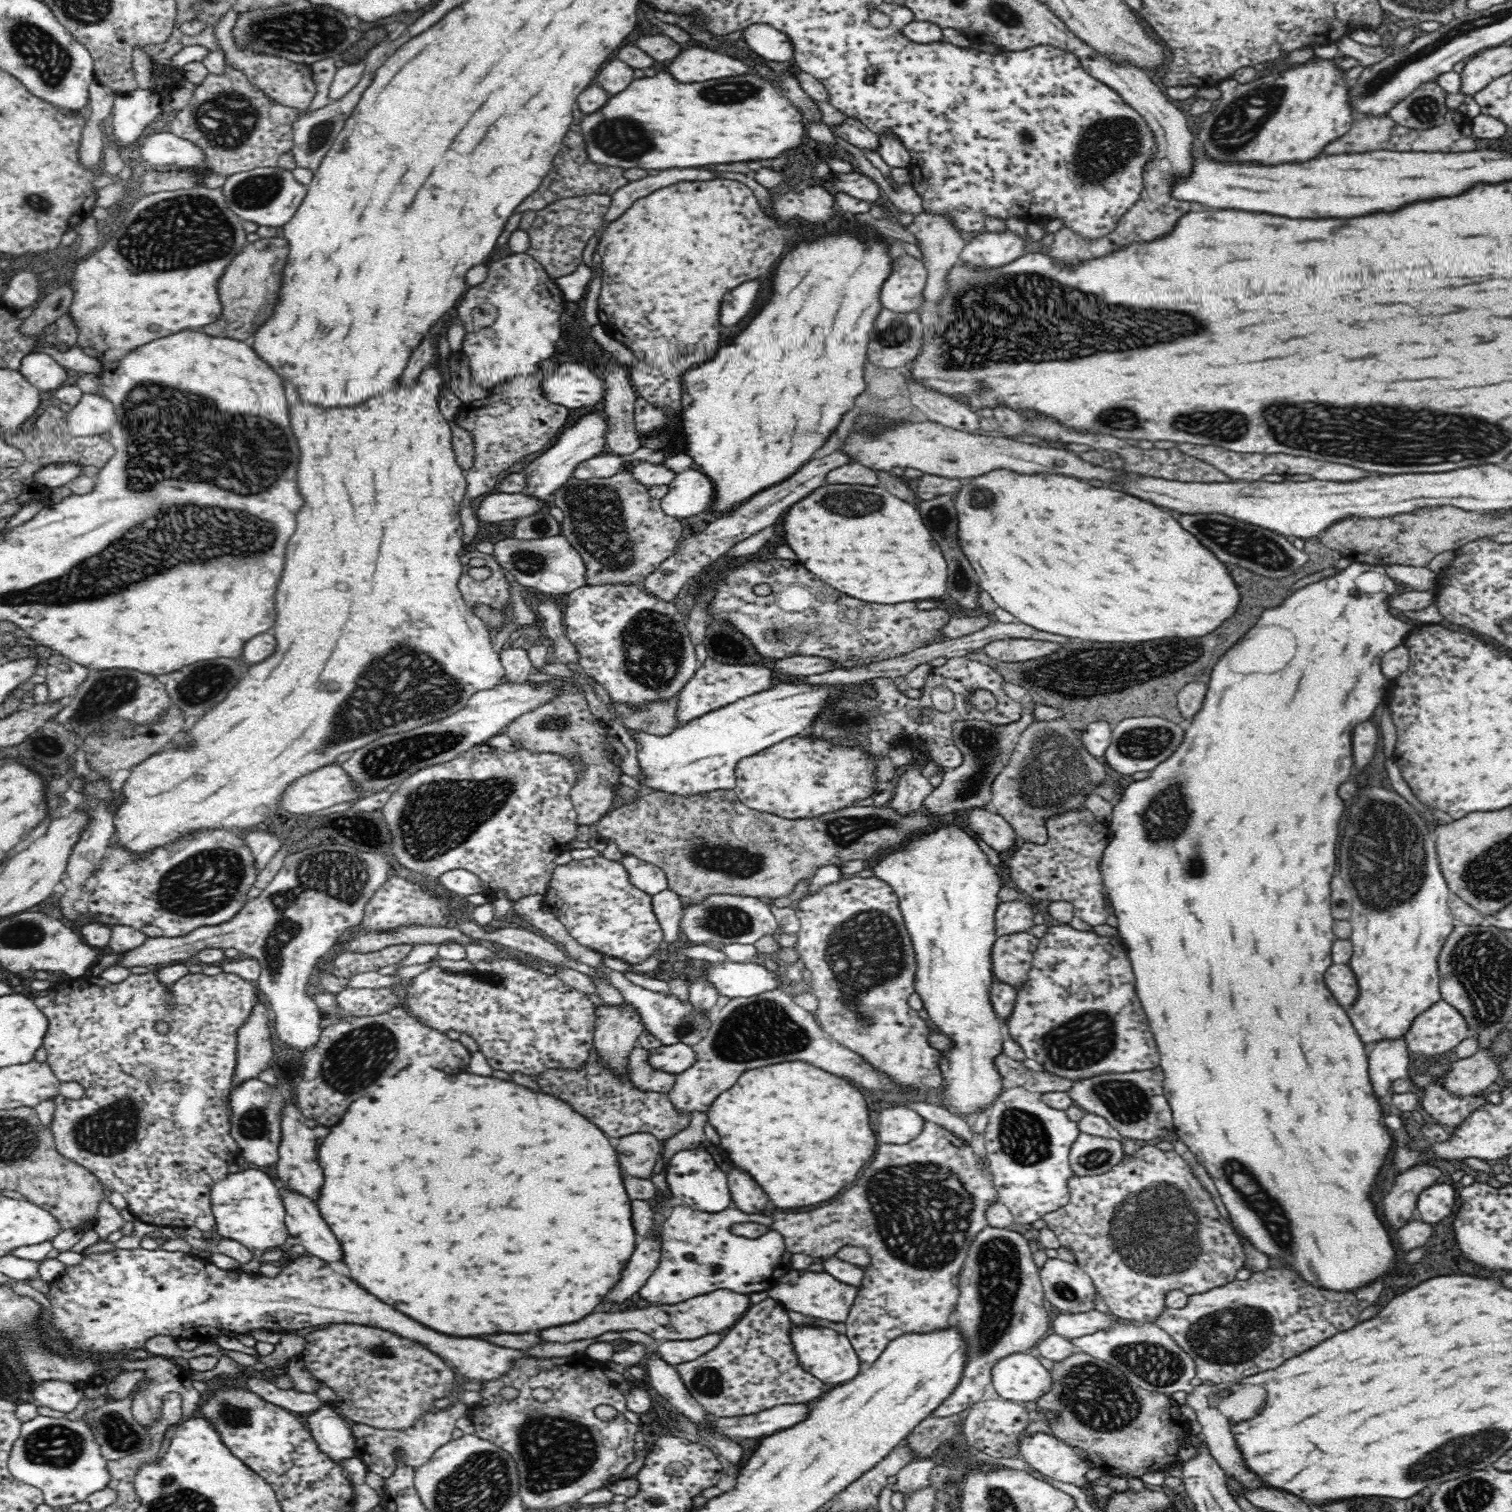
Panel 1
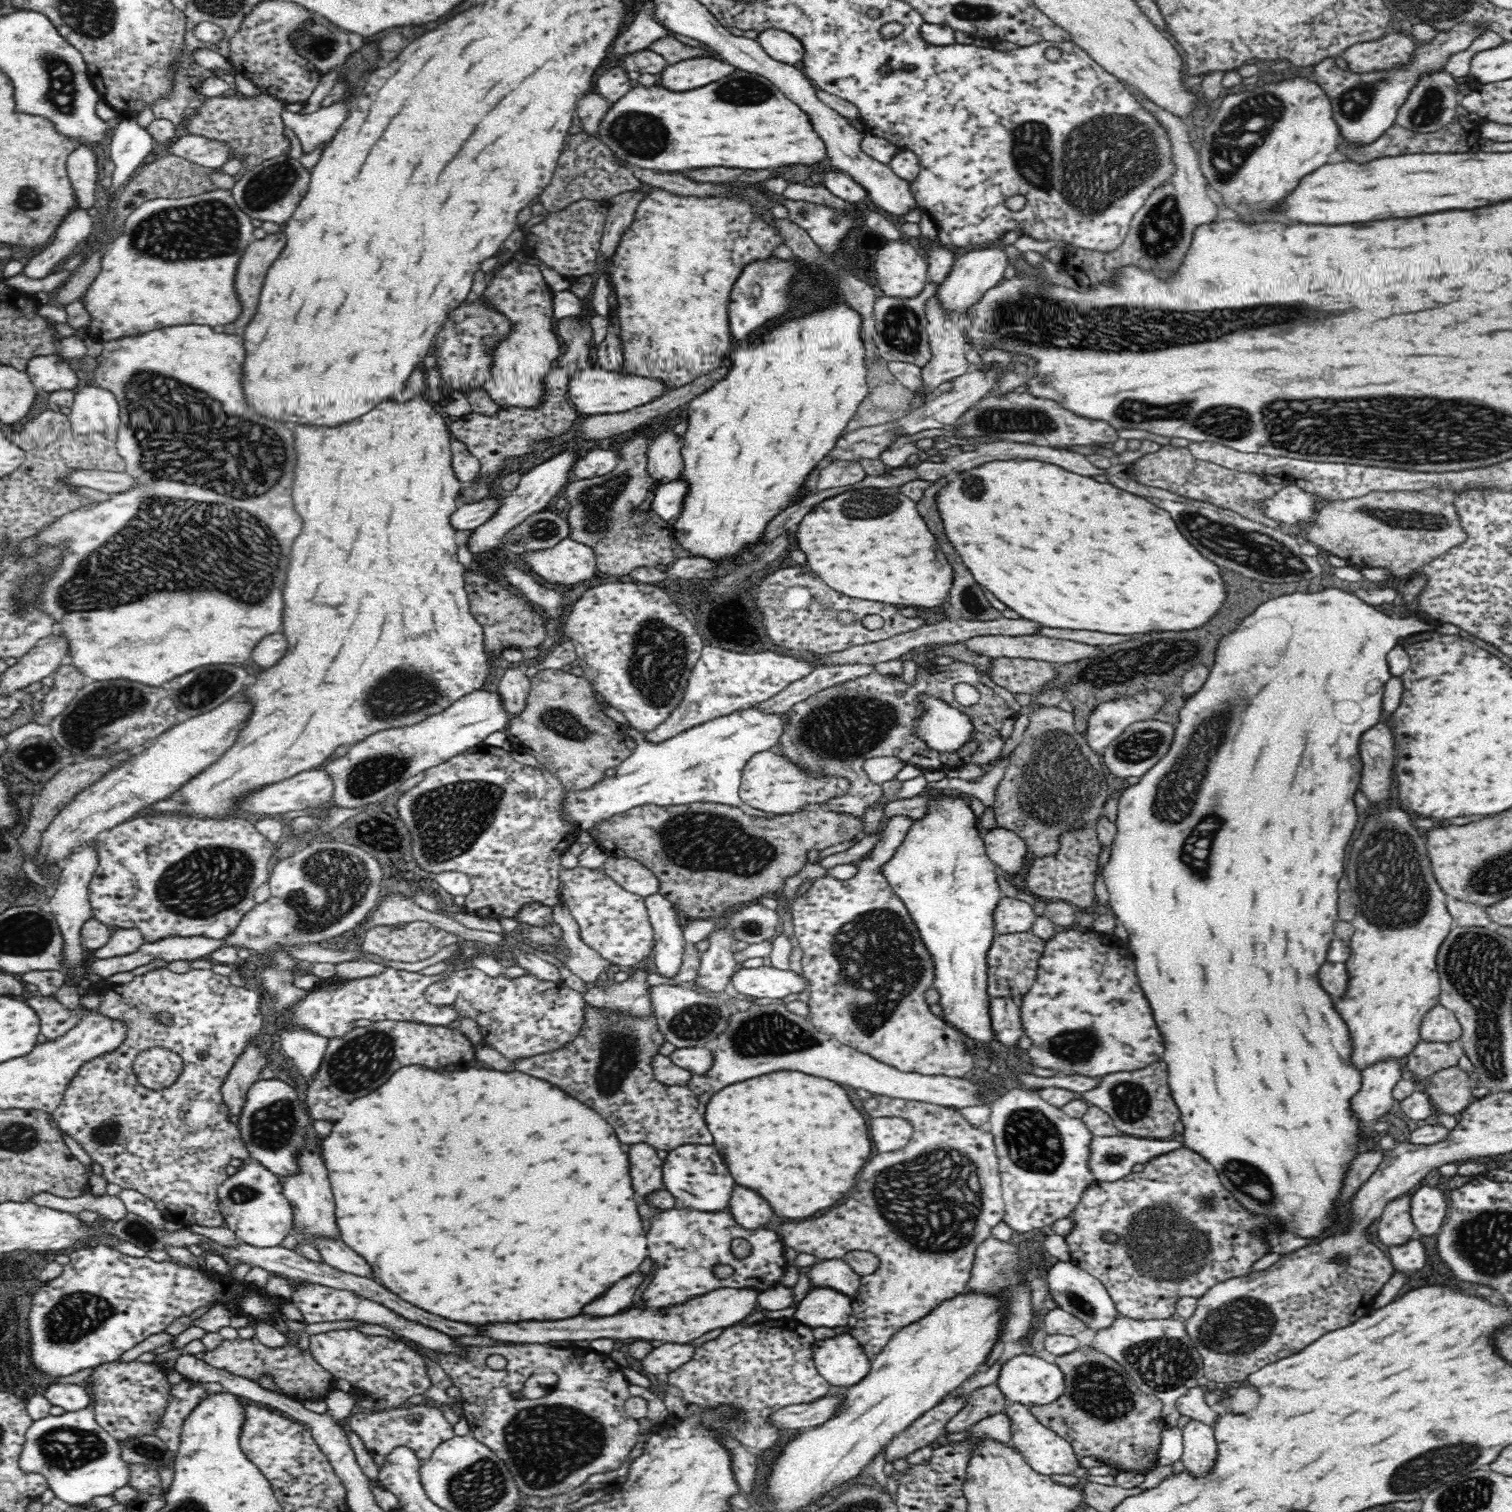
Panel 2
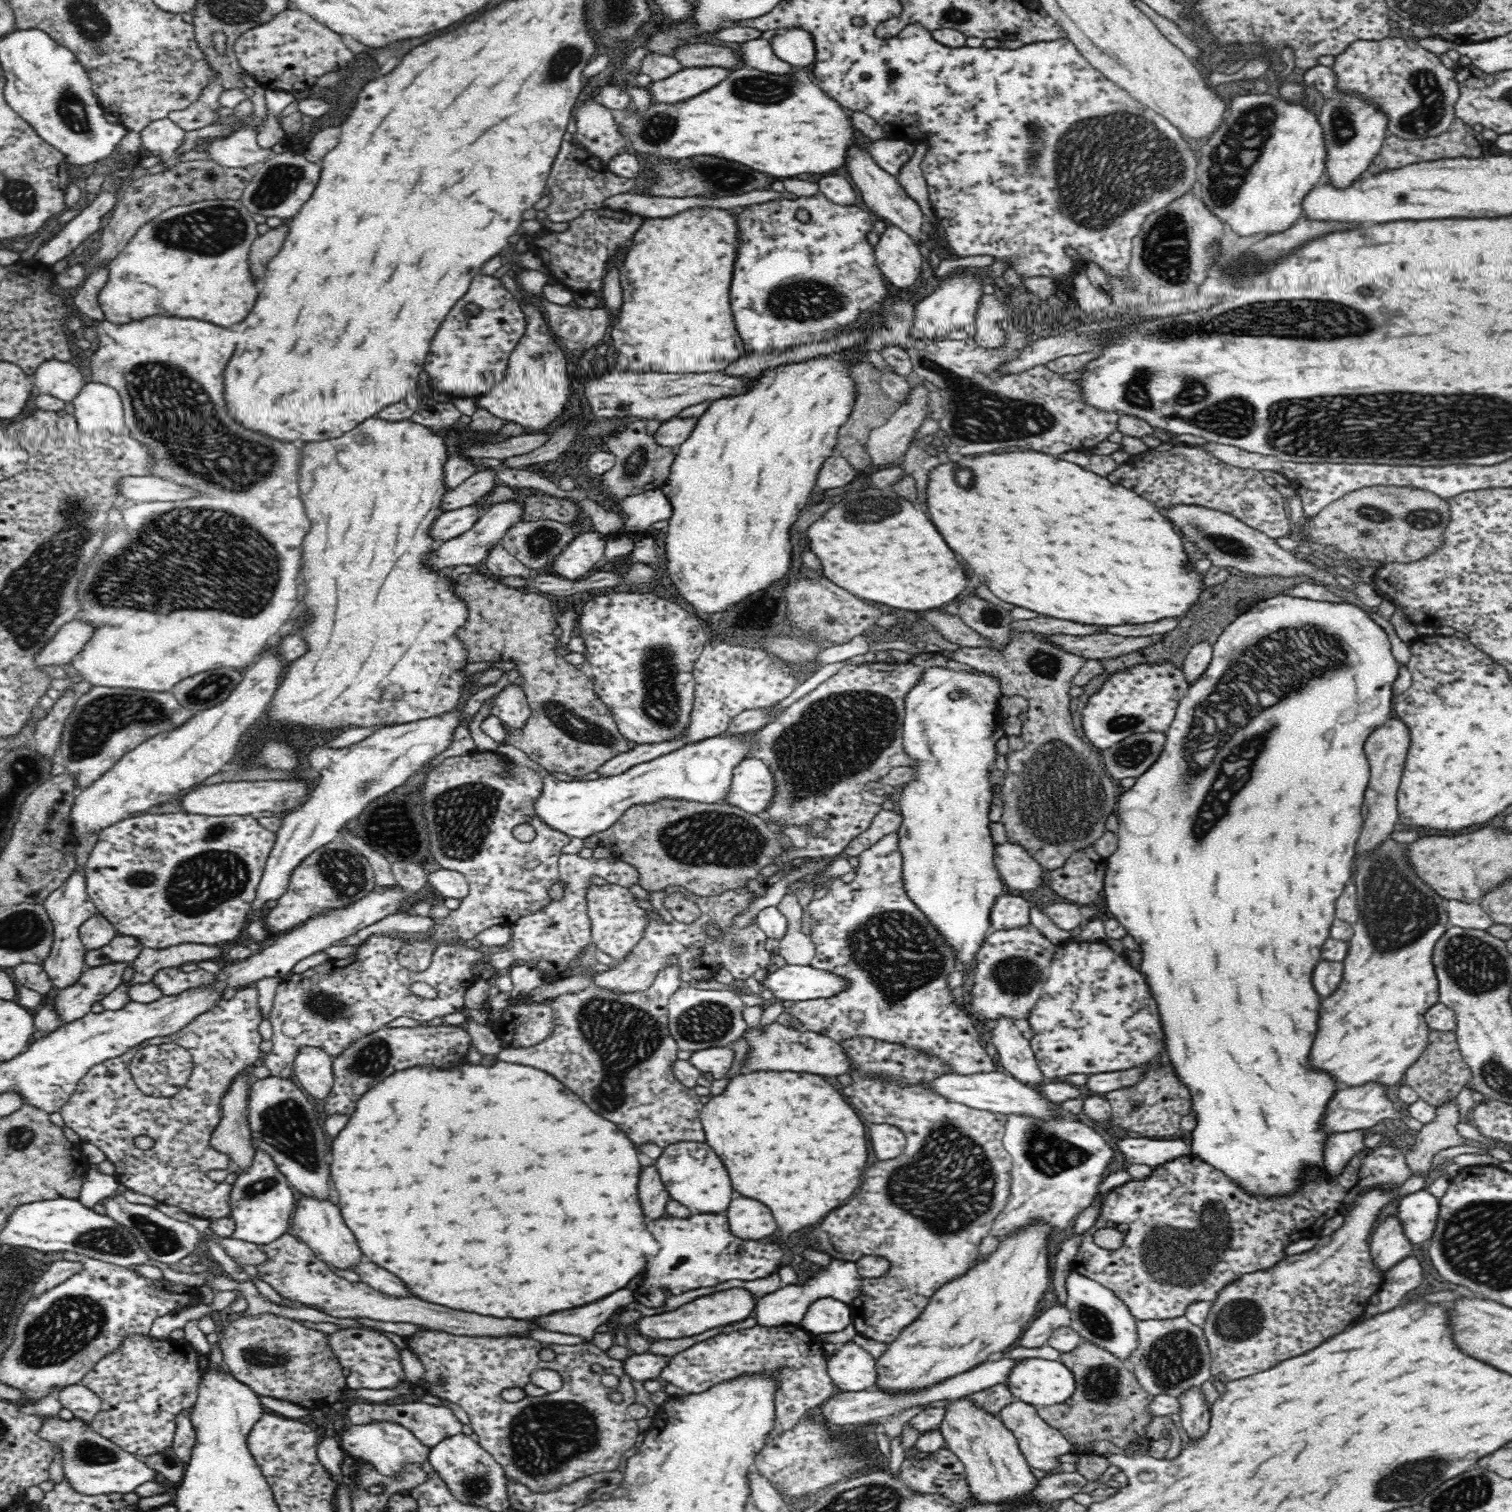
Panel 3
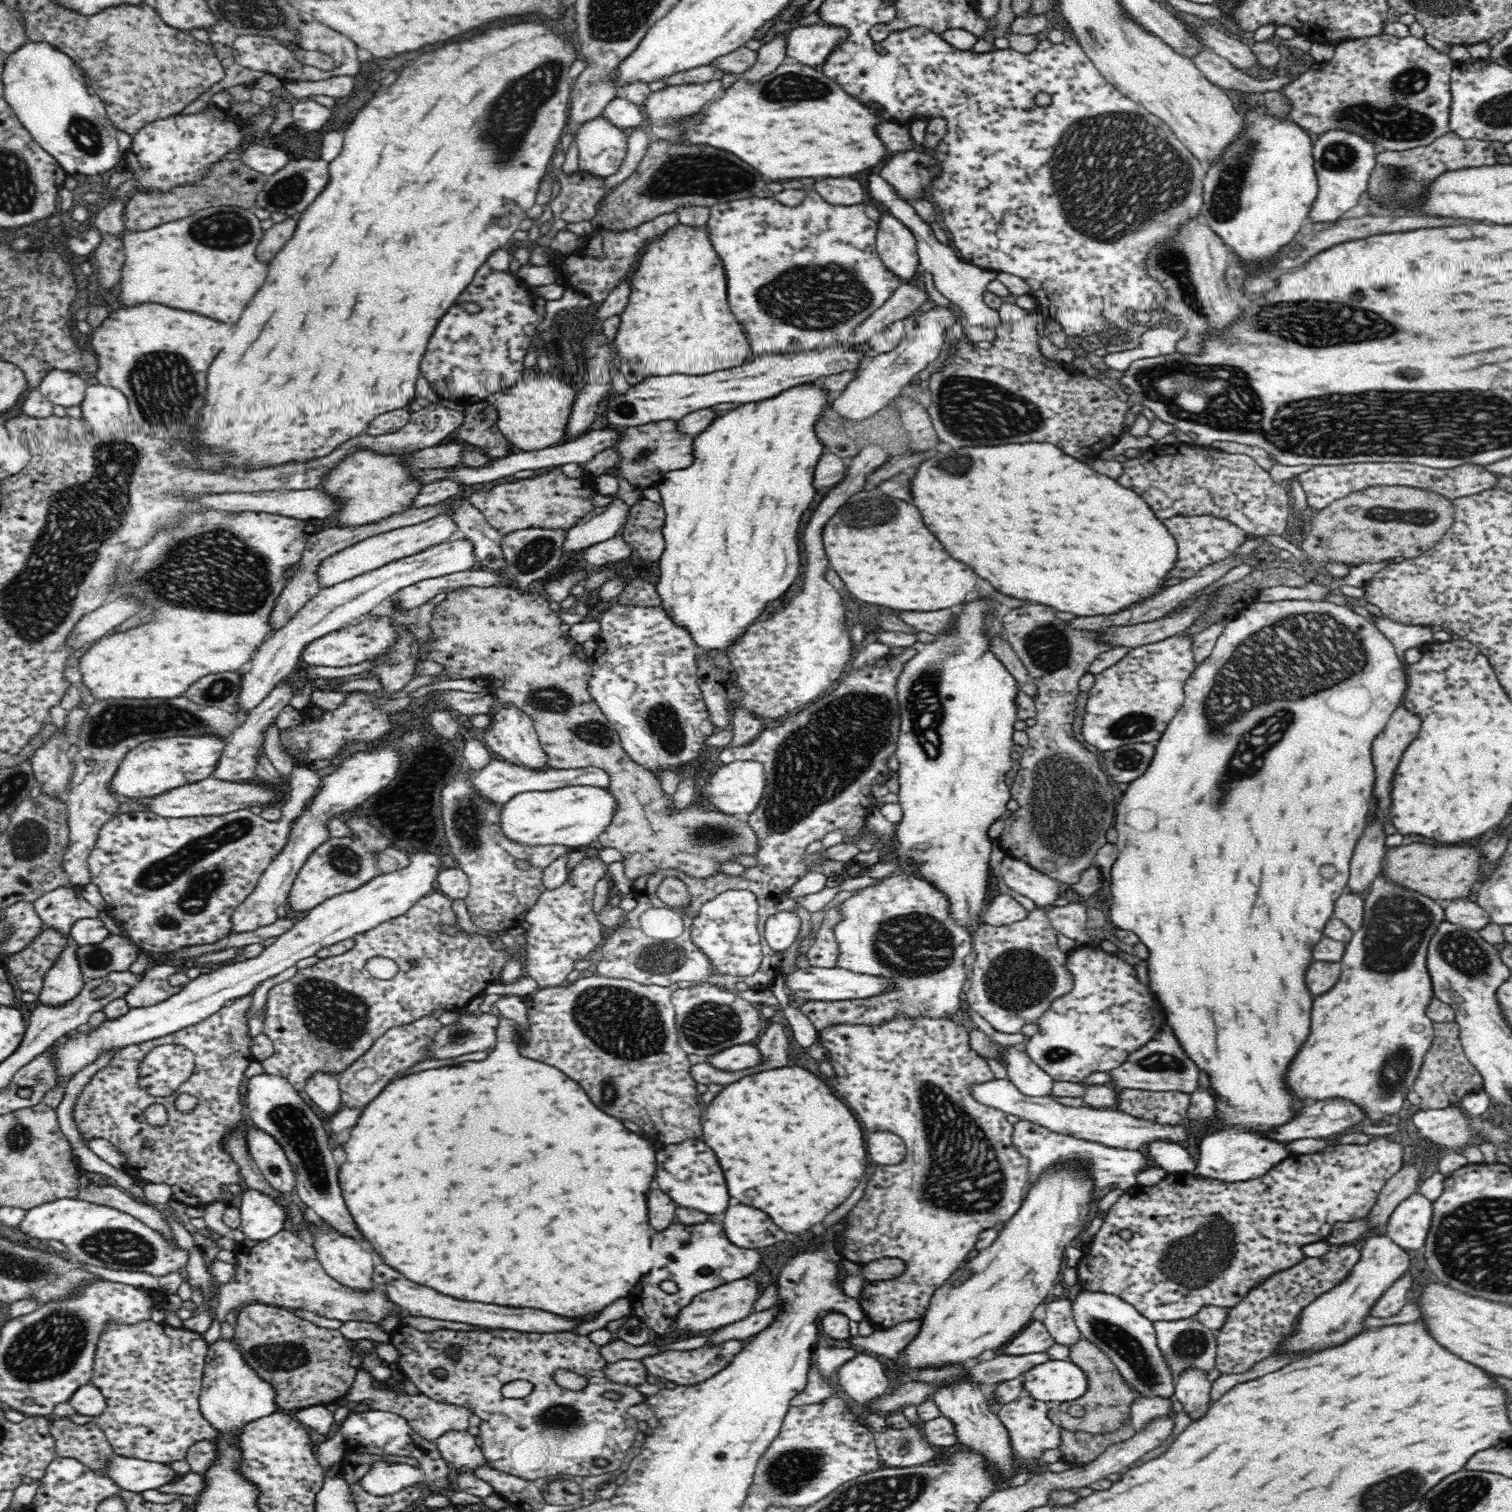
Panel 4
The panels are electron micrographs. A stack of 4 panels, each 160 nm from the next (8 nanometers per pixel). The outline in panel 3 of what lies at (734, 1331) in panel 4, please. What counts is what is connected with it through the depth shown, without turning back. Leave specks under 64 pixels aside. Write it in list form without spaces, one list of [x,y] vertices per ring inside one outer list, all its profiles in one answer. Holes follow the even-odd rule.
[[[834,1260],[830,1264],[812,1275],[810,1275],[800,1286],[786,1286],[786,1288],[778,1288],[776,1292],[756,1298],[758,1304],[756,1306],[757,1324],[762,1326],[780,1326],[780,1324],[799,1324],[806,1312],[808,1306],[815,1300],[821,1298],[835,1298],[840,1302],[850,1304],[860,1294],[862,1288],[862,1276],[858,1273],[854,1263],[849,1261]]]

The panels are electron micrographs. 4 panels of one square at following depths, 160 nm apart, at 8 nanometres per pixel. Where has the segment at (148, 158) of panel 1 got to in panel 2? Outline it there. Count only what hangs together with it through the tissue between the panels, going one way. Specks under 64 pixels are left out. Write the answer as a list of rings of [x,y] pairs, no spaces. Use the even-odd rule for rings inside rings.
[[[180,135],[167,147],[170,155],[210,169],[221,169],[230,156],[230,147],[226,143],[194,135]]]

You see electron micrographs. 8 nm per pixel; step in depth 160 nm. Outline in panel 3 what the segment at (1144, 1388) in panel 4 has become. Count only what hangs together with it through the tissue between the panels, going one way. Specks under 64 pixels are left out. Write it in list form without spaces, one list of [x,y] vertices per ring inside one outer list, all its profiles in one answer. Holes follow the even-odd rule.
[[[1072,1270],[1068,1272],[1065,1289],[1067,1293],[1066,1306],[1071,1314],[1070,1327],[1088,1339],[1090,1343],[1105,1348],[1114,1356],[1122,1360],[1128,1358],[1130,1352],[1138,1346],[1138,1335],[1136,1335],[1137,1319],[1130,1313],[1126,1303],[1099,1282]]]

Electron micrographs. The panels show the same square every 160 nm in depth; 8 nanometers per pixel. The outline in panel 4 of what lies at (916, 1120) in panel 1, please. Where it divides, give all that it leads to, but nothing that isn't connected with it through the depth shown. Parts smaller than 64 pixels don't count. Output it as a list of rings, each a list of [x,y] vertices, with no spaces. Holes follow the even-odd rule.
[[[870,1132],[868,1134],[868,1154],[874,1162],[892,1166],[904,1160],[907,1149],[902,1138],[892,1132]]]

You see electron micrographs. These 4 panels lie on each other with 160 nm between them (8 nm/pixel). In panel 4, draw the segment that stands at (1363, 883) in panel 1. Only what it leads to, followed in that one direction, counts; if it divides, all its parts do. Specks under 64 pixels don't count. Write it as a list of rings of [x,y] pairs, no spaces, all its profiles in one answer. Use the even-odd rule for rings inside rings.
[[[1374,878],[1374,890],[1370,890],[1370,894],[1366,894],[1364,898],[1364,924],[1360,926],[1360,930],[1354,932],[1352,940],[1346,946],[1346,954],[1342,958],[1342,976],[1338,980],[1338,986],[1334,986],[1332,990],[1328,990],[1322,996],[1314,998],[1314,1006],[1312,1006],[1312,1030],[1310,1030],[1310,1038],[1302,1044],[1300,1052],[1296,1054],[1294,1062],[1288,1068],[1288,1086],[1296,1092],[1296,1096],[1300,1096],[1300,1100],[1324,1100],[1324,1098],[1346,1098],[1352,1100],[1357,1106],[1361,1106],[1366,1112],[1366,1116],[1372,1120],[1380,1120],[1382,1116],[1396,1114],[1402,1108],[1402,1102],[1406,1094],[1412,1090],[1414,1080],[1420,1072],[1425,1054],[1431,1047],[1434,1040],[1434,1029],[1432,1019],[1428,1017],[1426,1006],[1430,1004],[1430,998],[1435,996],[1433,986],[1431,985],[1431,976],[1429,970],[1426,970],[1426,950],[1428,950],[1428,942],[1430,936],[1434,936],[1437,926],[1446,921],[1444,904],[1436,904],[1432,898],[1426,898],[1420,892],[1412,892],[1406,890],[1398,884],[1390,884],[1386,886],[1386,882],[1382,882],[1382,878]]]

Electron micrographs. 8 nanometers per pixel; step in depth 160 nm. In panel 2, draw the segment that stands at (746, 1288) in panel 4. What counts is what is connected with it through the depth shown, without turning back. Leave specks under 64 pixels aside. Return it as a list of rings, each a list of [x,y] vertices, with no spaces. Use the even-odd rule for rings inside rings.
[[[728,1287],[718,1288],[706,1294],[692,1298],[680,1306],[674,1308],[664,1308],[664,1310],[628,1310],[624,1314],[614,1314],[614,1316],[600,1316],[600,1318],[590,1318],[590,1316],[576,1316],[576,1318],[566,1318],[562,1322],[518,1322],[518,1324],[488,1324],[488,1326],[478,1326],[482,1330],[483,1336],[503,1340],[506,1342],[518,1342],[527,1345],[528,1342],[545,1344],[551,1342],[569,1342],[570,1345],[579,1345],[582,1341],[593,1341],[598,1339],[615,1338],[637,1338],[640,1341],[662,1340],[666,1343],[690,1343],[698,1339],[698,1336],[716,1330],[716,1328],[726,1328],[732,1326],[746,1316],[754,1313],[754,1308],[759,1308],[757,1296],[759,1290],[733,1289]]]

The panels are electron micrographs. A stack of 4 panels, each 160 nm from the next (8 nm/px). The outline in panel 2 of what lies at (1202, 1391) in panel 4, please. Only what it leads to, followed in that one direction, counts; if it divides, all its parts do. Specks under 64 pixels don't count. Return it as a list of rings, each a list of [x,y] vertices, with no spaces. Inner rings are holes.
[[[1193,1420],[1183,1428],[1182,1464],[1190,1475],[1206,1476],[1216,1462],[1217,1440],[1214,1429],[1200,1421]]]

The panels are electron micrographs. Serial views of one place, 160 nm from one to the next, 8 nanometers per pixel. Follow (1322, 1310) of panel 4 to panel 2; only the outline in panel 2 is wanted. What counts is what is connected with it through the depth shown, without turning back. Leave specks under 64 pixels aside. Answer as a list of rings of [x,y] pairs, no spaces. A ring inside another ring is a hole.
[[[1415,1190],[1400,1196],[1386,1204],[1380,1215],[1378,1236],[1386,1246],[1406,1244],[1410,1238],[1415,1238],[1415,1224],[1411,1215],[1411,1200]]]

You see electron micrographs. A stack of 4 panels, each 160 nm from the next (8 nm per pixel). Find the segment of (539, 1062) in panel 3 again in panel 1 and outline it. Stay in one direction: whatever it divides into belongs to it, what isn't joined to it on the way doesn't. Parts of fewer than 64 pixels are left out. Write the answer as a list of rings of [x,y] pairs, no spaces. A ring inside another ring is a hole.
[[[668,888],[654,894],[652,904],[654,914],[662,925],[663,940],[669,944],[674,944],[678,940],[678,934],[680,934],[678,930],[680,918],[682,918],[683,906],[680,896]],[[595,1054],[579,1071],[550,1069],[534,1078],[542,1092],[554,1095],[570,1105],[578,1114],[590,1118],[608,1138],[621,1138],[638,1132],[654,1135],[663,1144],[669,1138],[684,1130],[690,1122],[690,1116],[674,1111],[668,1093],[640,1091],[636,1089],[626,1074],[625,1081],[618,1081],[604,1065],[598,1063]]]

